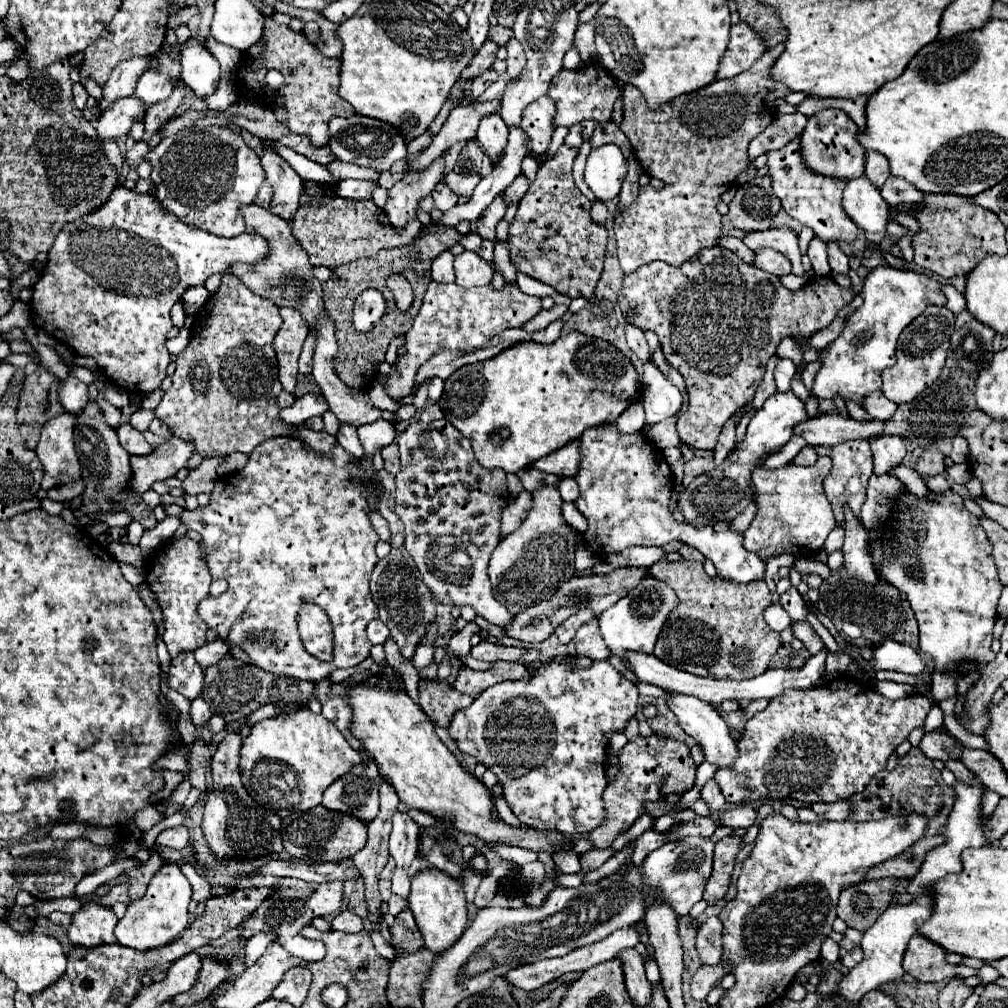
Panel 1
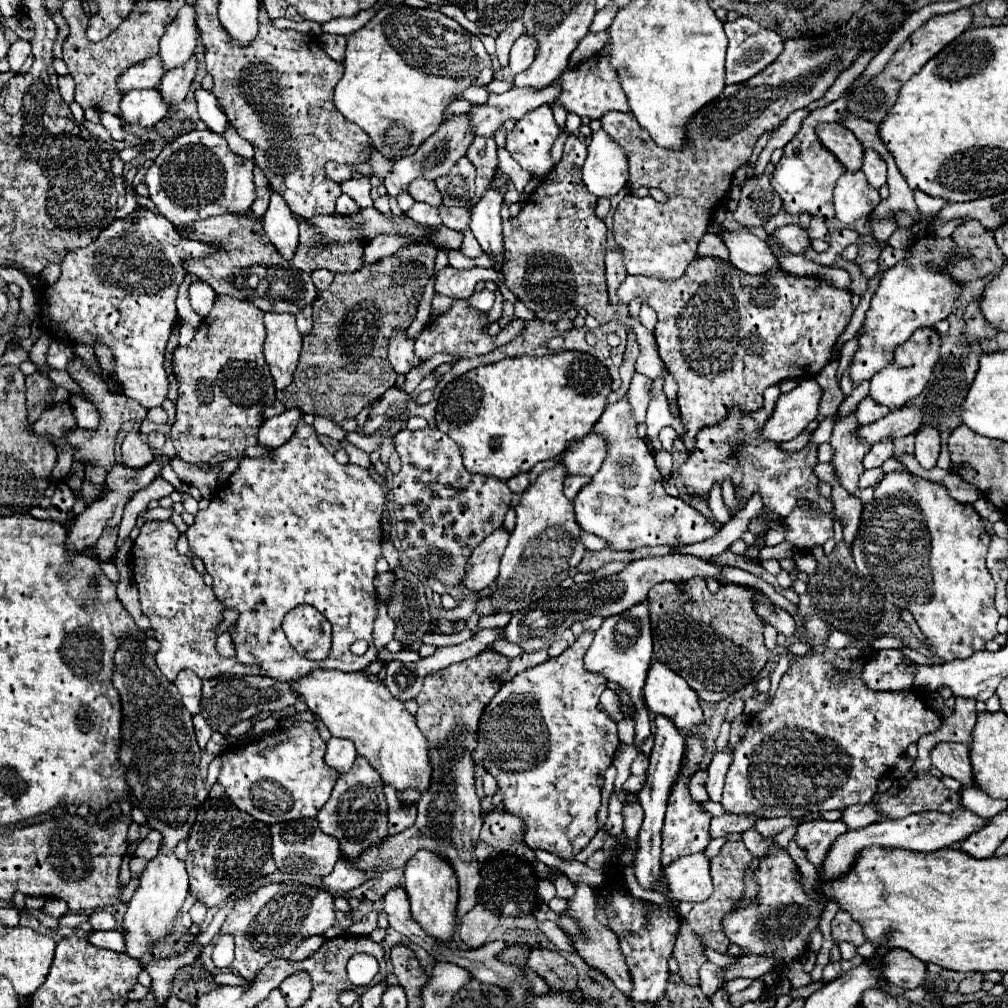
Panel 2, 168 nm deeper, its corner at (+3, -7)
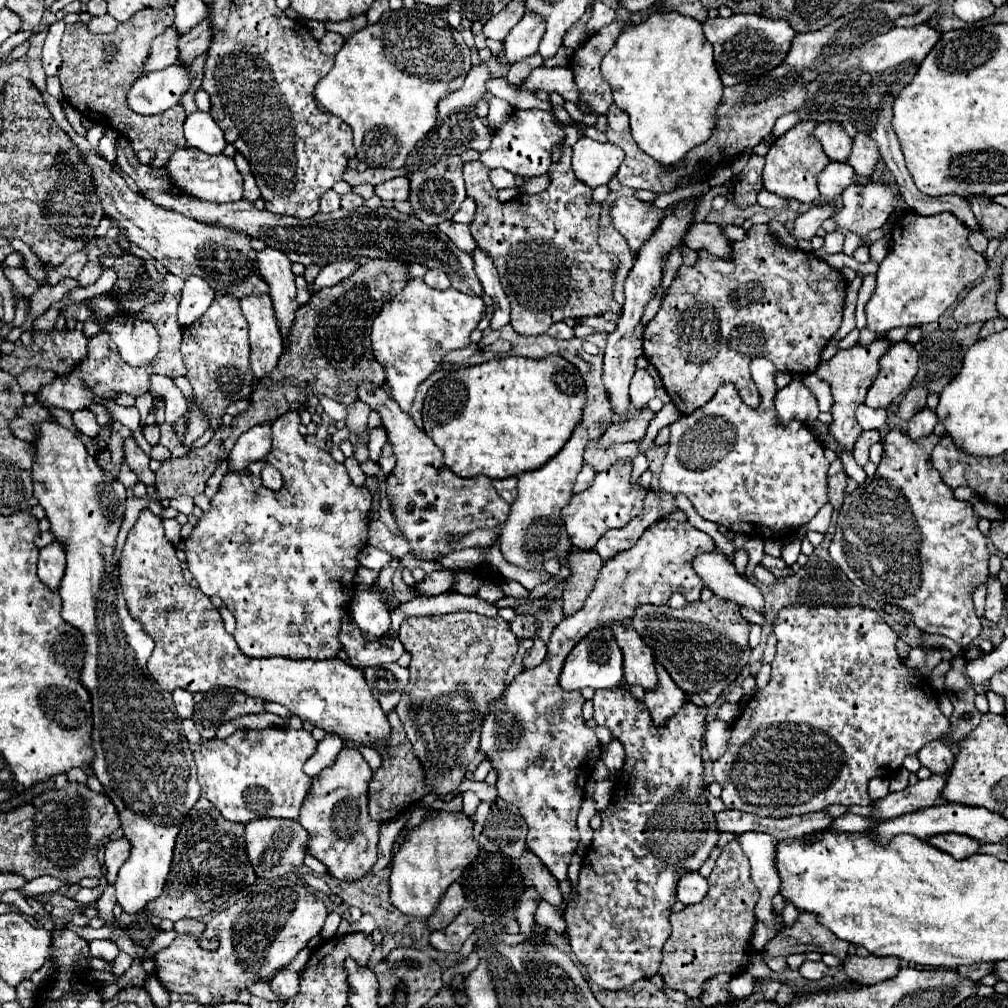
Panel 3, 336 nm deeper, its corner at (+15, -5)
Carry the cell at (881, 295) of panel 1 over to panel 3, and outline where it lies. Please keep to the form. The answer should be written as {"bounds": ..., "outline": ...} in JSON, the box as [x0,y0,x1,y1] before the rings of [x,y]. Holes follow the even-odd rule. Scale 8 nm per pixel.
{"bounds":[866,212,986,336],"outline":[[[906,212],[892,230],[892,250],[876,274],[876,290],[866,304],[866,328],[882,336],[898,326],[934,322],[954,304],[960,290],[984,276],[986,268],[986,258],[972,250],[966,226],[952,212],[934,216]]]}

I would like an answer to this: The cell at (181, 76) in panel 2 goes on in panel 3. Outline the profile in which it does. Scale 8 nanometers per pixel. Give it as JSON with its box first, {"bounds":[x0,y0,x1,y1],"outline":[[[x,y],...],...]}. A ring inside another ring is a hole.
{"bounds":[178,20,212,64],"outline":[[[202,20],[198,26],[194,26],[190,32],[186,32],[180,38],[180,44],[178,44],[178,50],[180,50],[178,62],[182,62],[182,64],[194,62],[196,56],[200,56],[200,54],[204,54],[208,50],[210,42],[212,42],[210,22]]]}

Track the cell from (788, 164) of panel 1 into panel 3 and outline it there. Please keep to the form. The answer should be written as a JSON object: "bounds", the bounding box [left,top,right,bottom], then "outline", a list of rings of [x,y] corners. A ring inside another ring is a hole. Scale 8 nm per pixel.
{"bounds":[762,122,830,204],"outline":[[[802,122],[774,140],[774,144],[770,146],[770,152],[764,156],[766,166],[764,166],[762,178],[764,178],[764,188],[768,192],[784,198],[796,198],[798,202],[804,202],[804,204],[814,204],[818,200],[816,176],[826,168],[830,160],[824,154],[820,142],[814,138],[812,134],[814,128],[816,128],[814,122]]]}

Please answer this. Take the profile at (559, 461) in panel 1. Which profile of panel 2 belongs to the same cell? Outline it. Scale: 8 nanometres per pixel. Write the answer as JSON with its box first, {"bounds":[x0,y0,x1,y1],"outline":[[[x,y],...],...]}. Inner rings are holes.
{"bounds":[558,434,604,476],"outline":[[[588,434],[580,440],[572,440],[568,448],[564,450],[564,458],[558,462],[562,468],[566,468],[568,476],[592,476],[596,470],[600,470],[604,460],[604,442],[596,438],[596,434]]]}

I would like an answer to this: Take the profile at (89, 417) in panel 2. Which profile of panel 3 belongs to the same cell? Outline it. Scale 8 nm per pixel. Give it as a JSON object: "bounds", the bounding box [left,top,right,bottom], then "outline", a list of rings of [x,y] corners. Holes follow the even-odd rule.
{"bounds":[74,410,100,438],"outline":[[[90,410],[74,412],[74,424],[76,424],[76,428],[78,428],[82,434],[86,434],[86,436],[90,436],[90,438],[96,438],[96,436],[98,436],[100,426],[98,426],[98,422],[96,422],[96,416],[94,416]]]}

